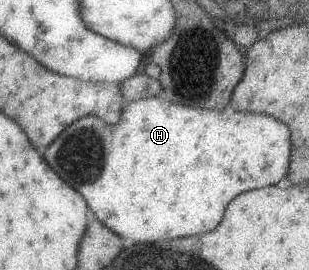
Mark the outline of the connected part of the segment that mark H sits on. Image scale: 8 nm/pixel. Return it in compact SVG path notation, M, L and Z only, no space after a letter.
M156 95L156 98L136 99L135 101L124 104L119 119L112 124L106 124L94 115L86 115L76 119L68 128L64 128L60 132L60 136L56 136L56 140L44 150L44 160L48 162L48 166L52 166L52 170L64 182L68 182L68 186L72 186L76 192L80 192L88 204L88 208L92 210L94 216L106 228L109 228L119 237L125 238L131 244L152 244L158 240L174 240L174 238L184 238L190 234L200 234L200 232L208 232L212 228L216 228L216 224L222 218L222 212L226 208L226 204L238 194L246 192L246 190L257 189L268 186L268 184L276 185L276 182L284 182L284 176L288 172L288 154L290 154L290 132L288 128L264 114L248 114L248 112L236 112L230 106L226 106L224 110L216 112L216 110L206 110L189 106L180 106L180 104L170 104L162 97Z

